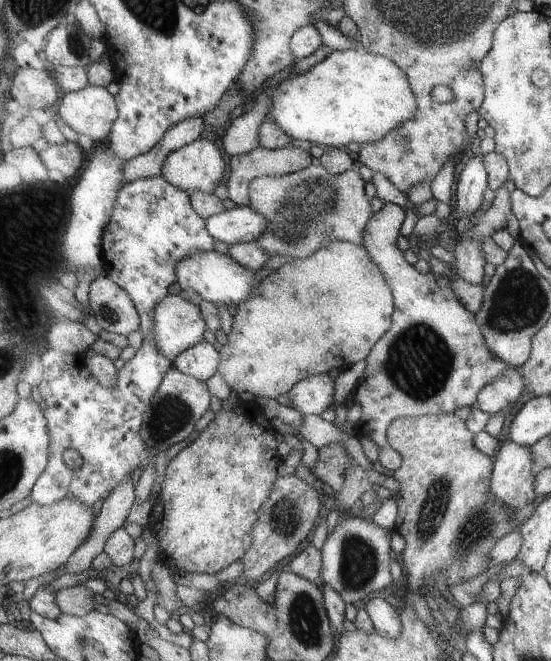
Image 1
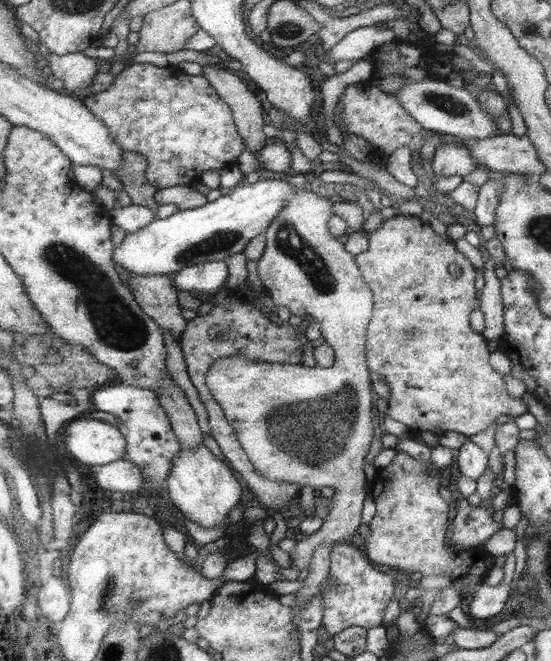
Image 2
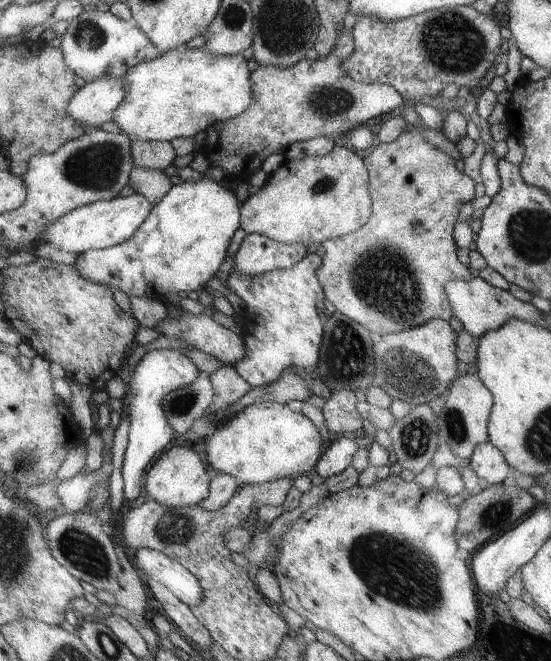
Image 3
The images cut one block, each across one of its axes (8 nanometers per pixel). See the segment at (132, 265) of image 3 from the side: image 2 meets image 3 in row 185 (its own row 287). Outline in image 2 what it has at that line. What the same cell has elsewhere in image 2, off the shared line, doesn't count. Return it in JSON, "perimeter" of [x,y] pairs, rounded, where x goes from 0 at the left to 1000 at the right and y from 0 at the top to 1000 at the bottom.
{"perimeter":[[[383,393],[376,399],[358,399],[347,405],[336,405],[332,411],[314,415],[318,418],[318,430],[328,439],[358,439],[368,442],[372,451],[387,442],[397,442],[401,436],[412,436],[416,430],[416,418],[419,418],[419,405],[412,399],[412,393]]]}

